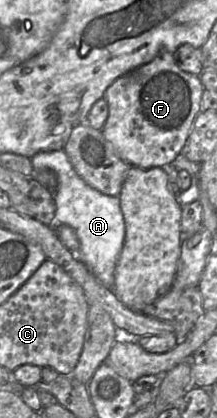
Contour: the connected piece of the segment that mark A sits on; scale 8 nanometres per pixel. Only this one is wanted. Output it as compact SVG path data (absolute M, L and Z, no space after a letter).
M63 149L37 153L30 161L34 173L45 169L55 172L57 187L52 191L54 223L74 229L79 241L77 258L101 284L112 289L115 267L125 238L124 217L118 196L104 195L86 184L74 171Z

